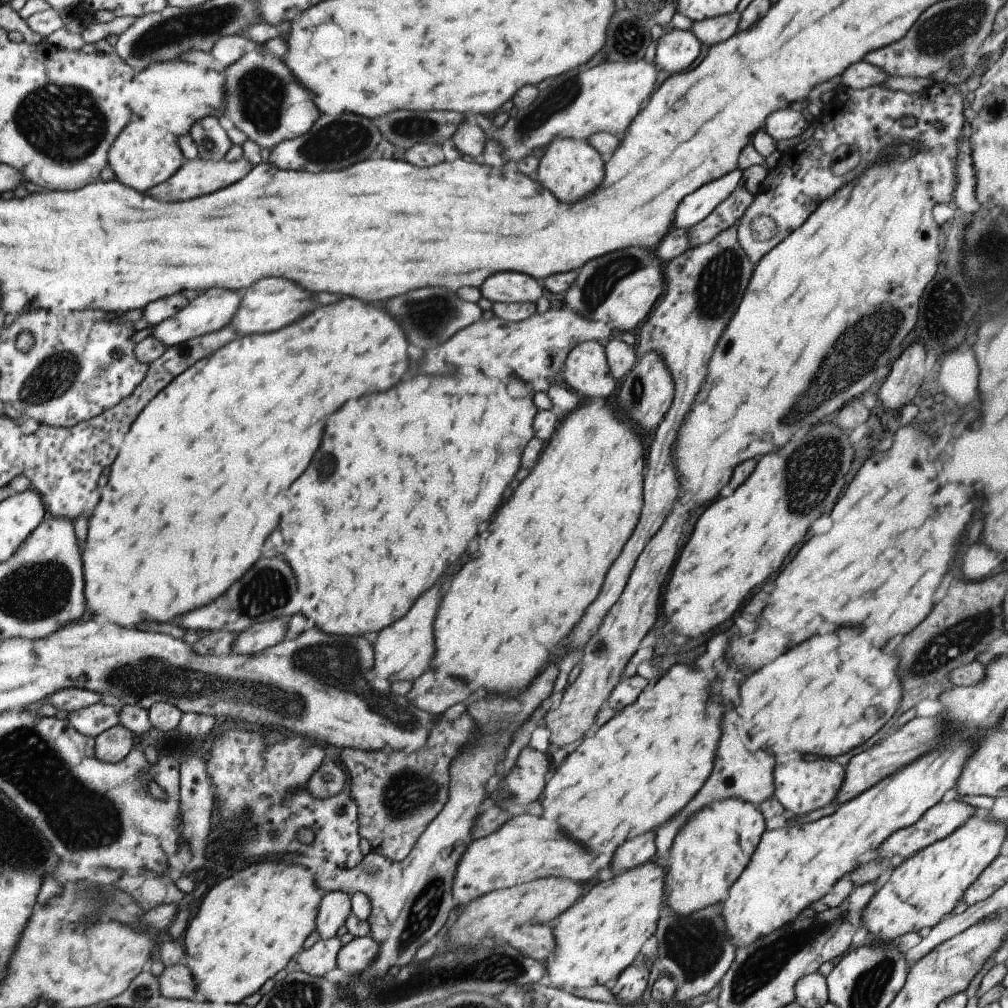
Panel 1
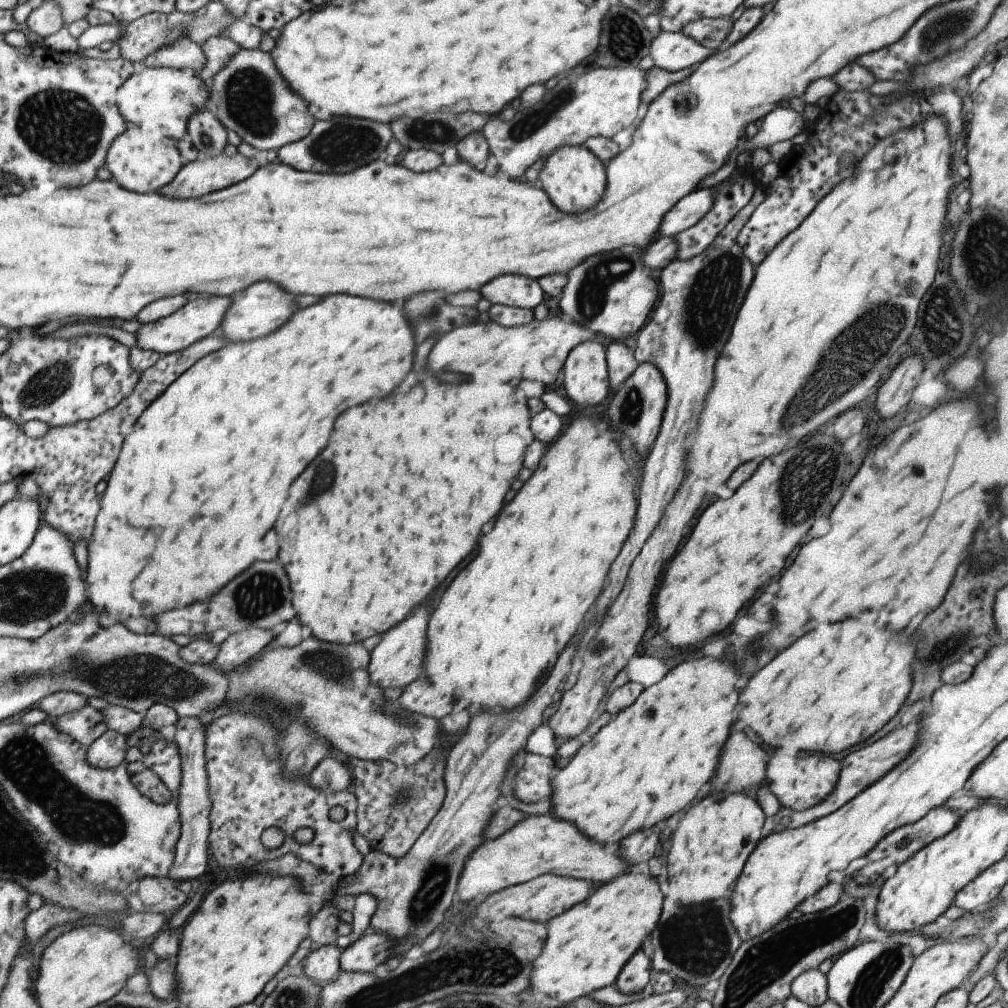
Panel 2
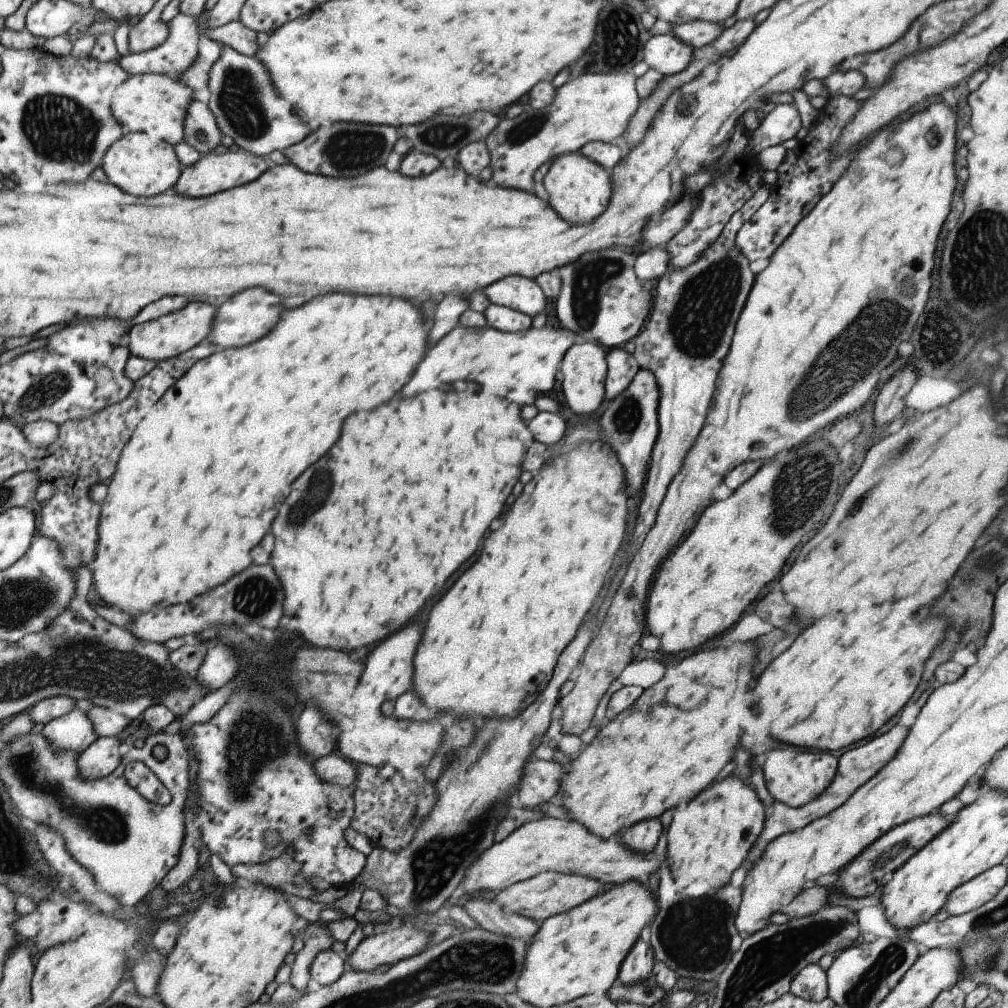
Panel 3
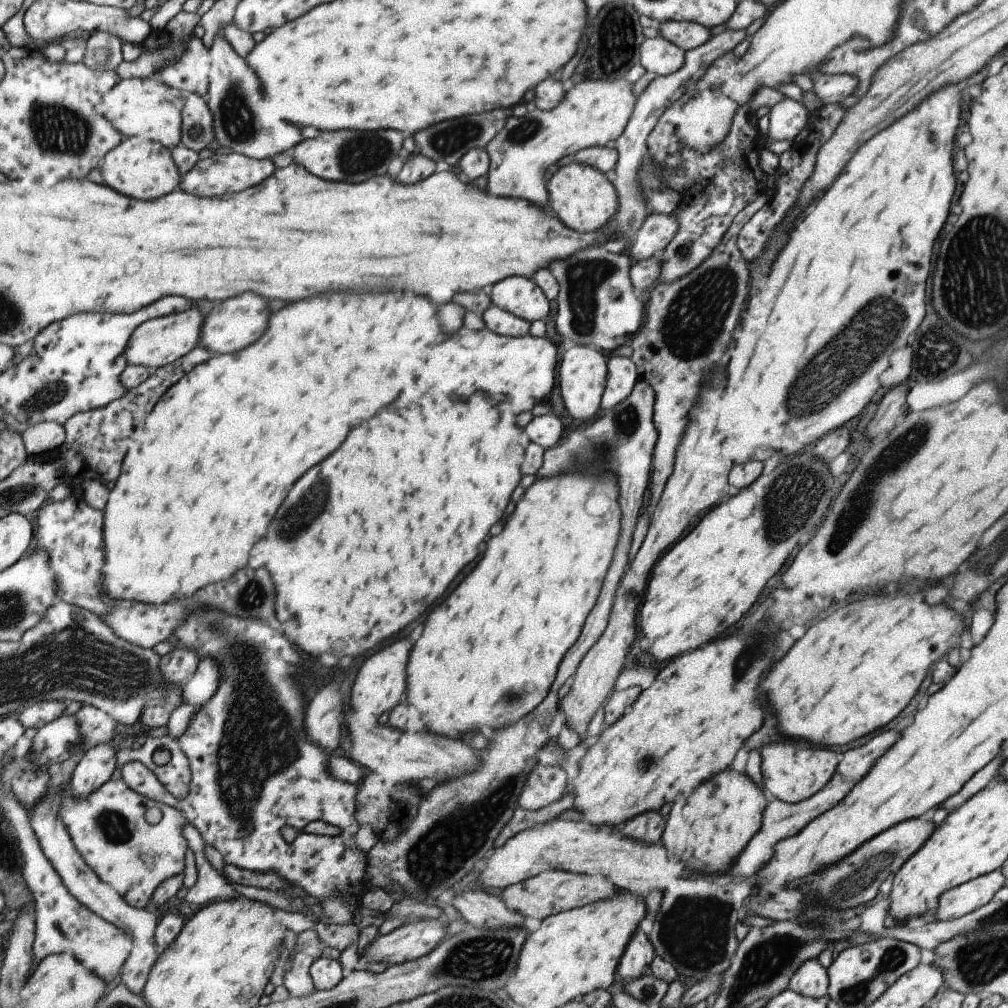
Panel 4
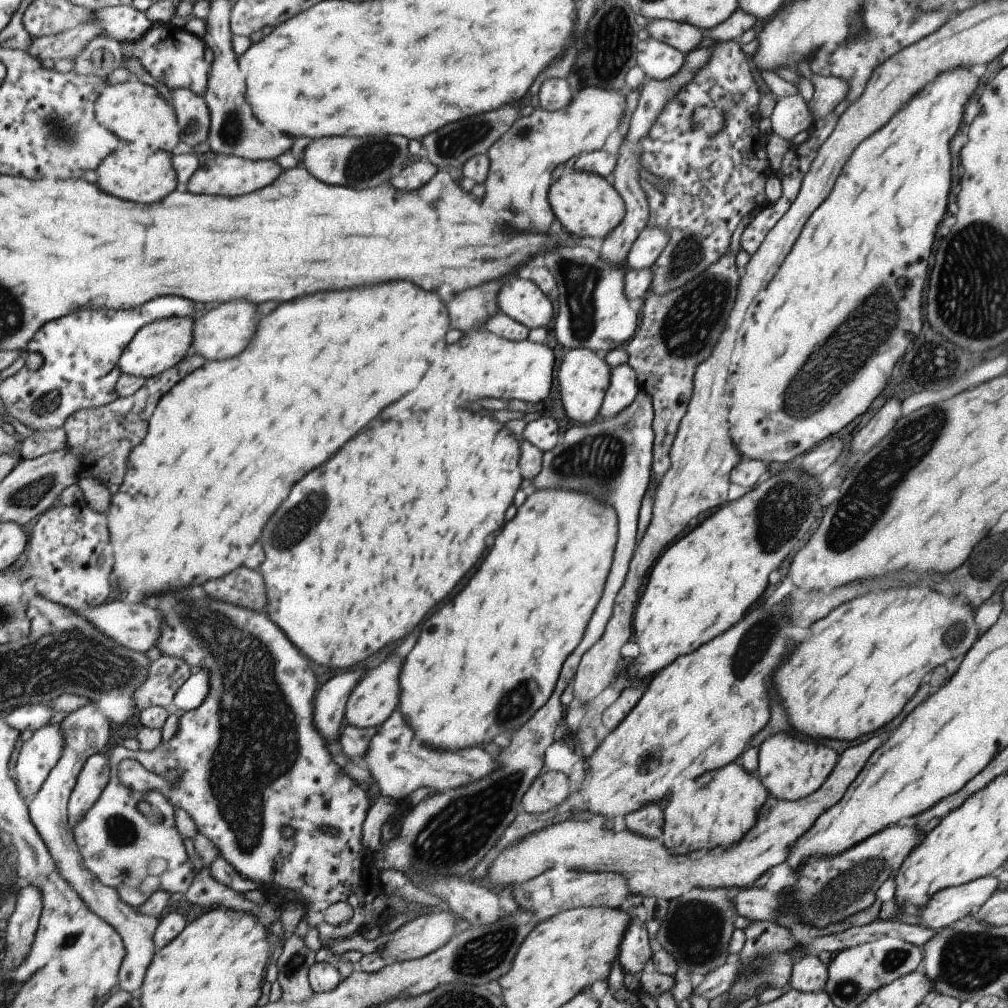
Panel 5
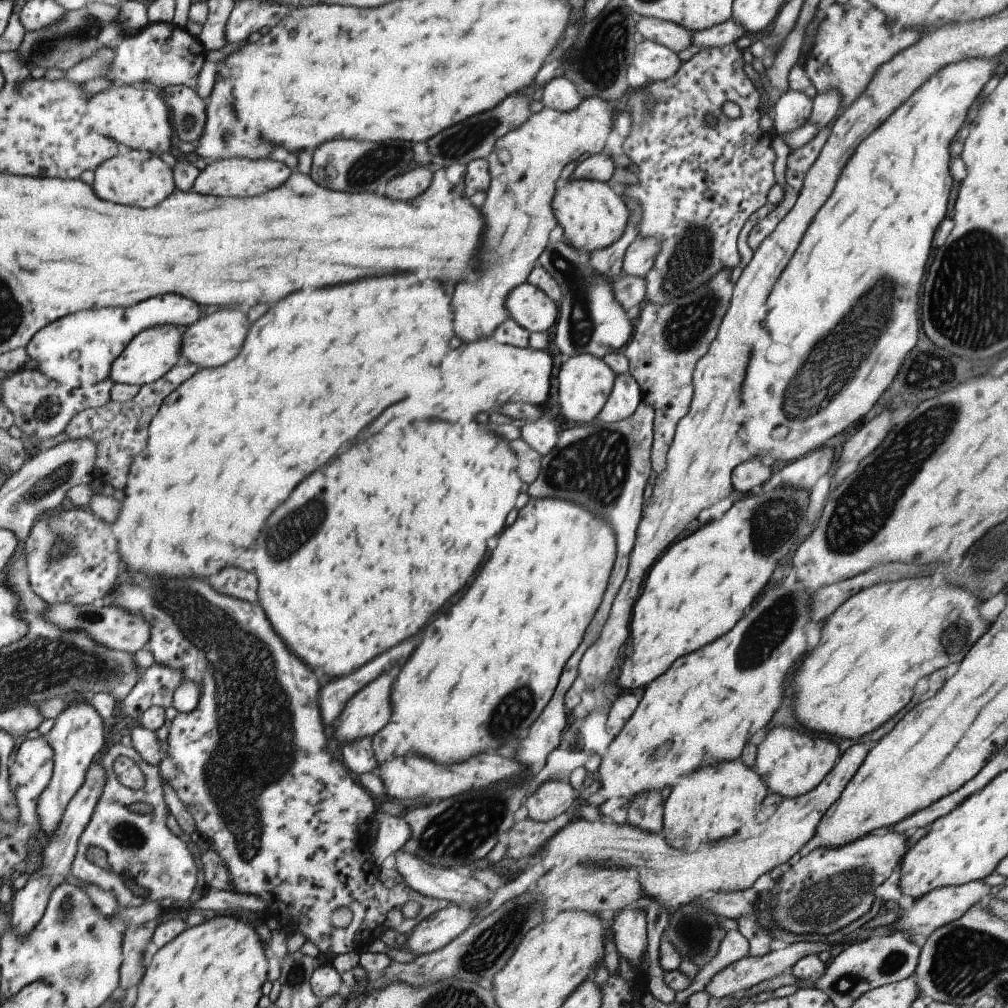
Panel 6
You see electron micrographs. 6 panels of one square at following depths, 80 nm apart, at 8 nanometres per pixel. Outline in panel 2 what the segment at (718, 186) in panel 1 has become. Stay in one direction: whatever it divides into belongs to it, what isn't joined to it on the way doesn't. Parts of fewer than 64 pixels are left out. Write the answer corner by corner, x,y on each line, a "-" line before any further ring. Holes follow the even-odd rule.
715,186
699,188
681,198
675,204
675,208
671,208
669,214
665,214
665,220
661,220
659,232
663,236
675,236
678,232
693,226
712,207
715,190

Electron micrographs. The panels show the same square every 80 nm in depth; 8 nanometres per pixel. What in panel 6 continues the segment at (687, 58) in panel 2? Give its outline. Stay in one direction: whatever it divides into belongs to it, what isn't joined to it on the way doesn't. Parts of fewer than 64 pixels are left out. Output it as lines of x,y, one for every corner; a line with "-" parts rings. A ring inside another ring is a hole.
643,39
634,46
633,66
645,74
647,82
664,81
678,71
682,63
676,53
657,41

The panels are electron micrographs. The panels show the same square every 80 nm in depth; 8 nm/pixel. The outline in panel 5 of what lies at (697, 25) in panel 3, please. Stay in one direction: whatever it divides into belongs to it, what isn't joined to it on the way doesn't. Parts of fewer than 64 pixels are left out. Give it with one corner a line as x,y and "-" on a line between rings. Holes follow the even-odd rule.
669,19
649,20
645,27
649,37
671,45
684,55
697,47
704,32
696,26

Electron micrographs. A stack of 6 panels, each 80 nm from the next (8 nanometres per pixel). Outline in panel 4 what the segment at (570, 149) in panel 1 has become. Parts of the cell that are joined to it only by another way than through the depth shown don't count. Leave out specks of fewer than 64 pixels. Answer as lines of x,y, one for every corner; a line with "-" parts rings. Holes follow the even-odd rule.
573,160
560,167
553,167
545,183
549,206
557,212
558,219
569,229
580,233
593,232
614,216
618,198
611,184
610,175
599,172
592,166

